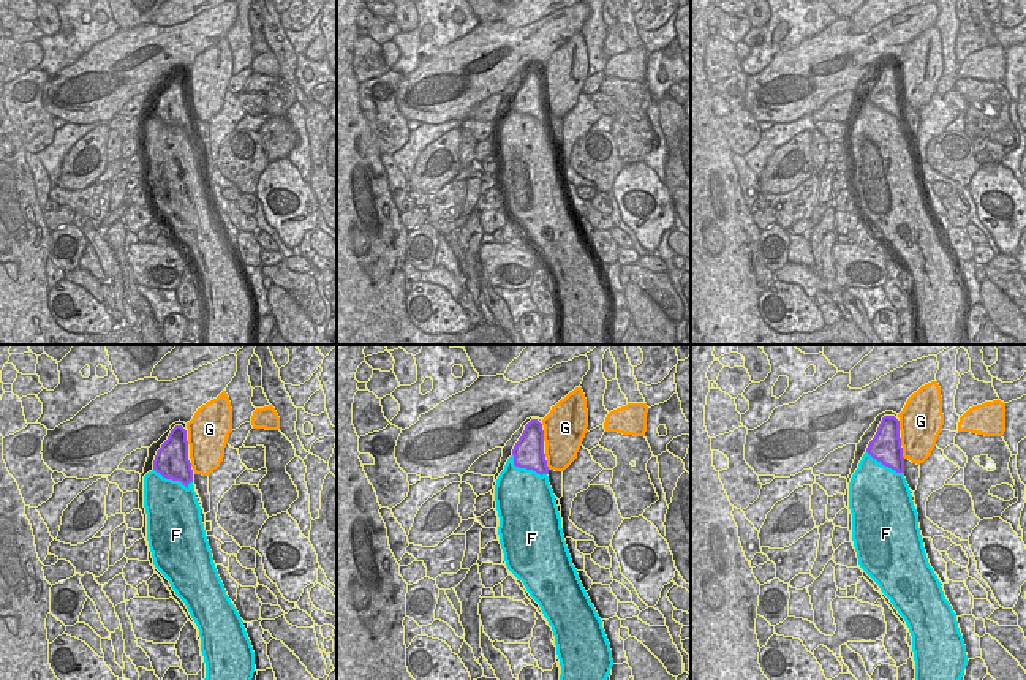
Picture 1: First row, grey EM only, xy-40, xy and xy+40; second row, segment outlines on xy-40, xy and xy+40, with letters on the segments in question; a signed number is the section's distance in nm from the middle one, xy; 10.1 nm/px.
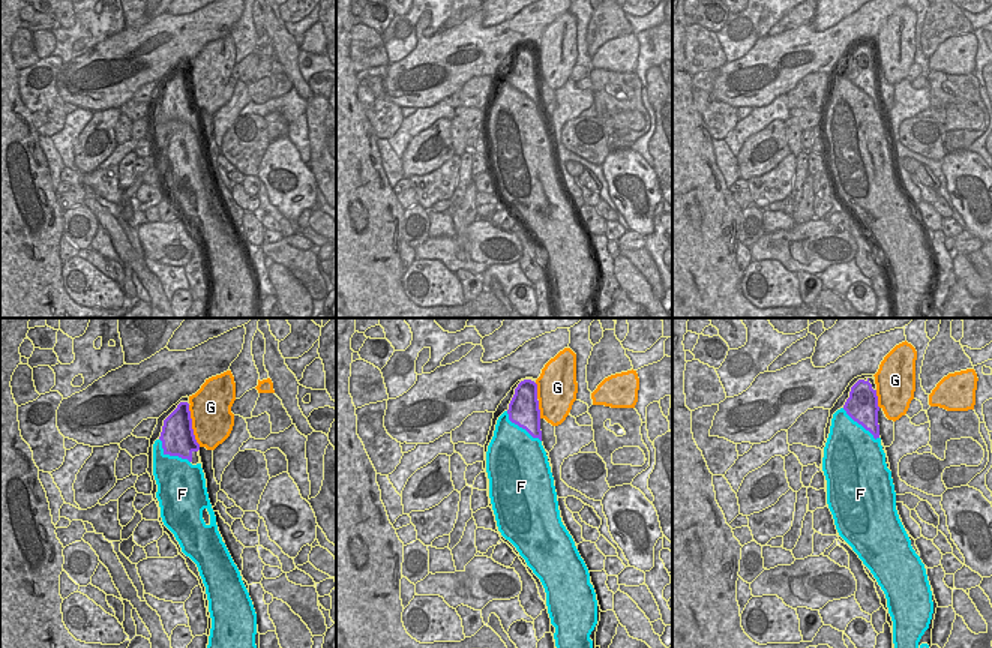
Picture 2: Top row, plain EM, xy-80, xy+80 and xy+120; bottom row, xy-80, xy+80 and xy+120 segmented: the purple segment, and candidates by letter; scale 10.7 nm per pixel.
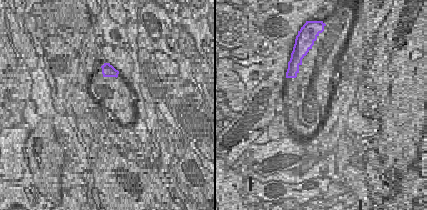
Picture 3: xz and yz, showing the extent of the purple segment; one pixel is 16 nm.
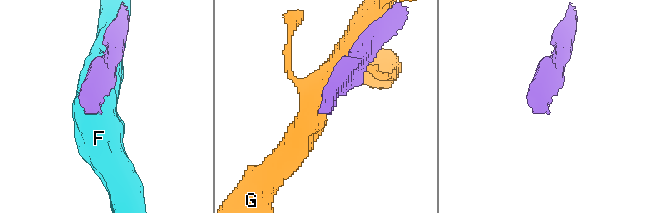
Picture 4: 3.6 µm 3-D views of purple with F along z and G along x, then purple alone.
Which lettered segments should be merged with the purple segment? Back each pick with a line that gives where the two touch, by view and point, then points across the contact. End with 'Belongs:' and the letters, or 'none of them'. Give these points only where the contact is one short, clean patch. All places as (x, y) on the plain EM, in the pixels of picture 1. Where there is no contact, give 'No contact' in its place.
F: Touches purple at xy-40 (173, 125)
Belongs: F.

